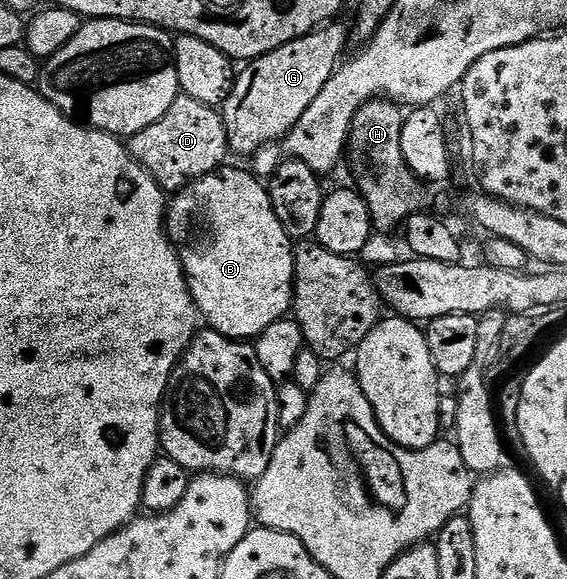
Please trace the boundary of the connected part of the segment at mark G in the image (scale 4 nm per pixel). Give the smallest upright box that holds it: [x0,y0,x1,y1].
[220,20,348,156]

